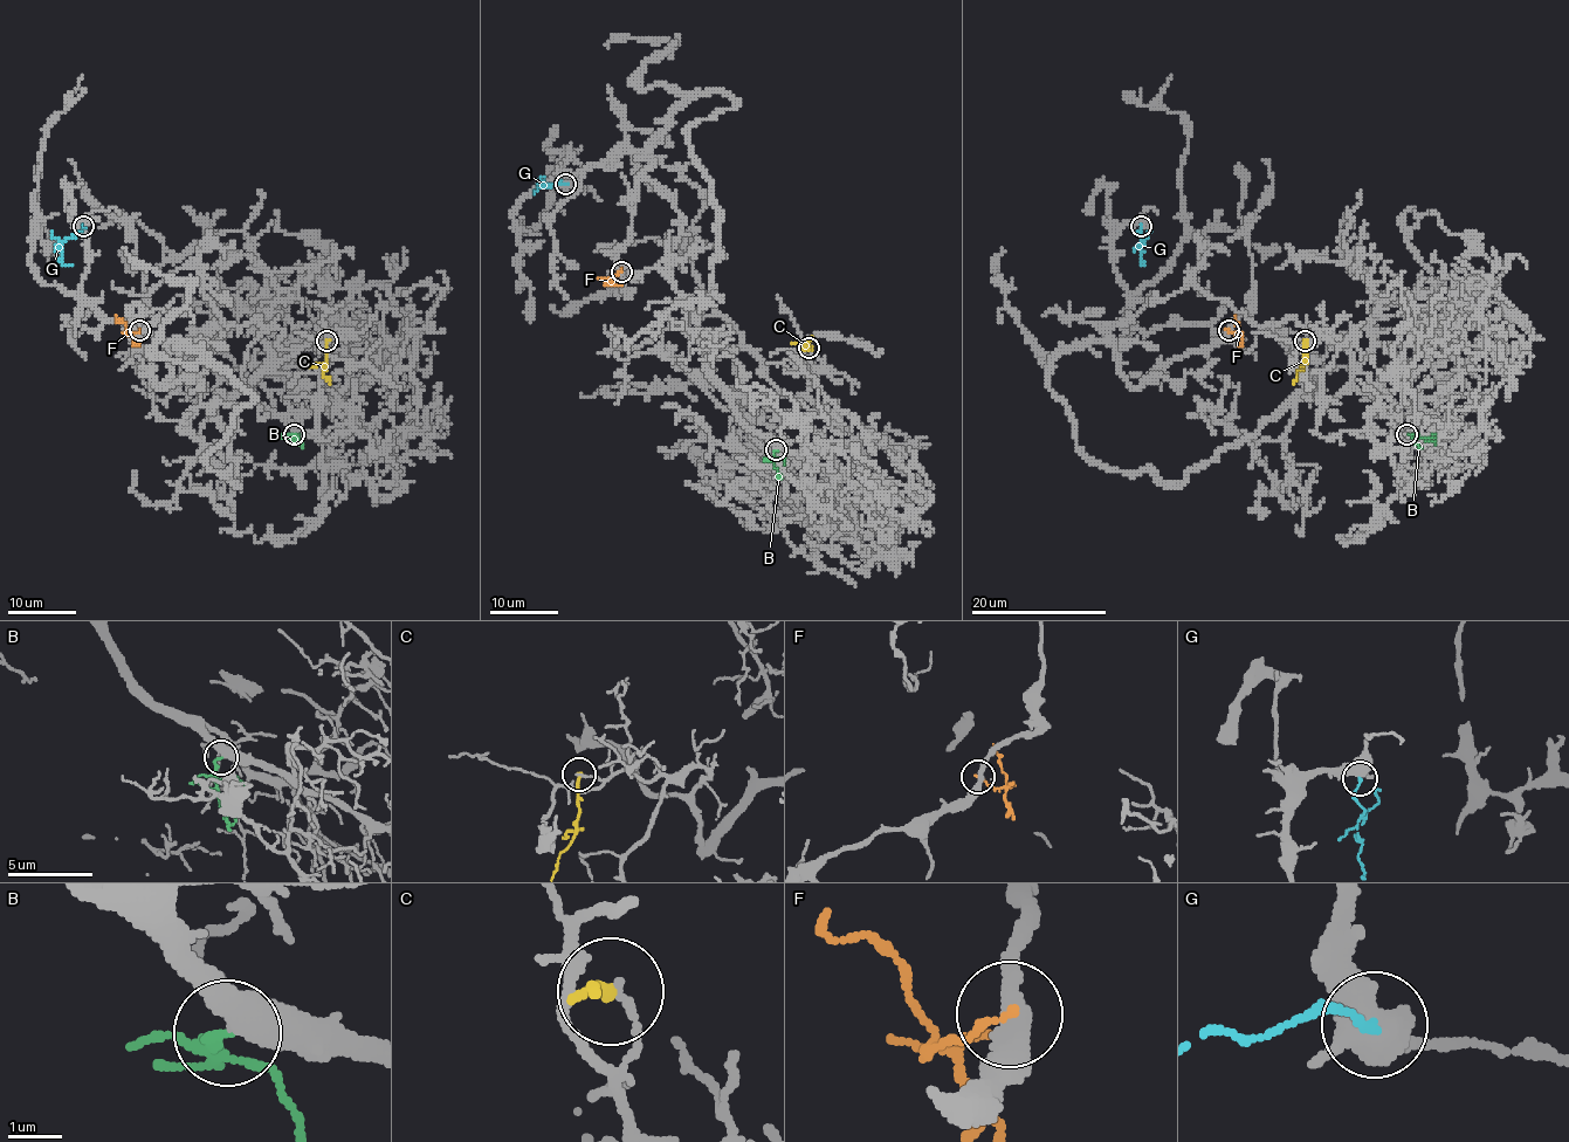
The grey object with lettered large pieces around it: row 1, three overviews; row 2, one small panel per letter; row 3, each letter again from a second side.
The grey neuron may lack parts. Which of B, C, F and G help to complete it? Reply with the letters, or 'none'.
B

